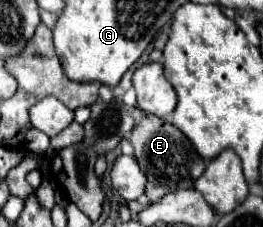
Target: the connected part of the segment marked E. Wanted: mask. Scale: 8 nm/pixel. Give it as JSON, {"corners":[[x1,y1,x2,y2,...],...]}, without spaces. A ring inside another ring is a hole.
{"corners":[[146,115,130,135,130,143,134,147,134,157,146,175,146,197,150,203,160,201,170,191,176,189,192,189,196,179,204,173,206,161,196,153,192,143,168,121,156,117,156,115]]}

